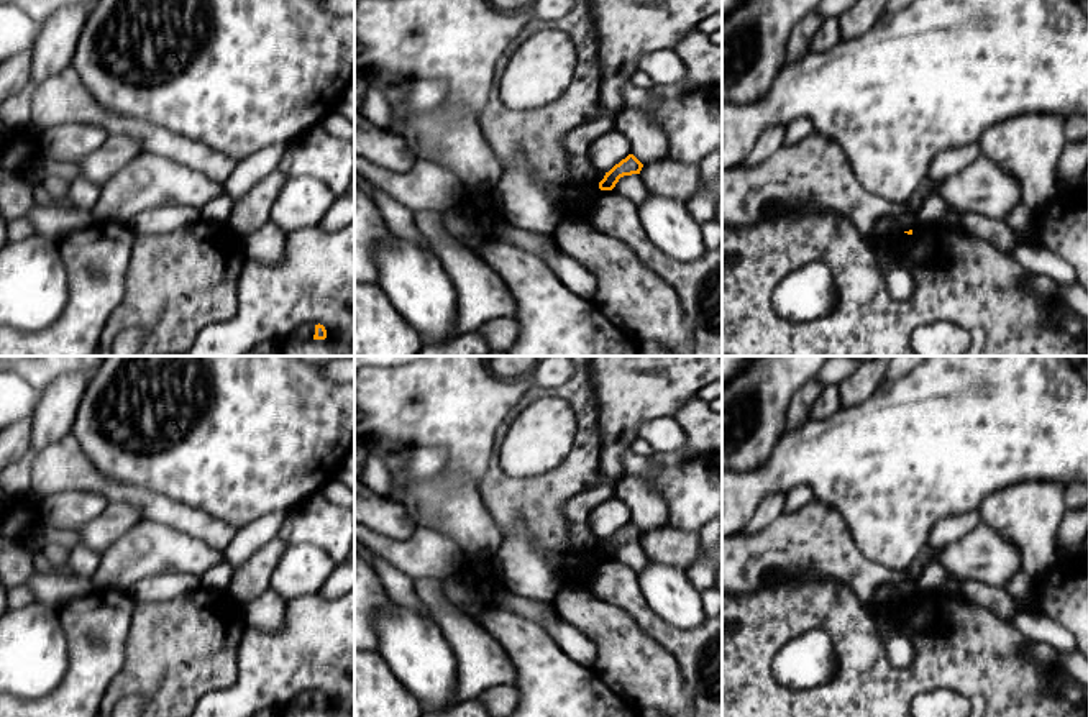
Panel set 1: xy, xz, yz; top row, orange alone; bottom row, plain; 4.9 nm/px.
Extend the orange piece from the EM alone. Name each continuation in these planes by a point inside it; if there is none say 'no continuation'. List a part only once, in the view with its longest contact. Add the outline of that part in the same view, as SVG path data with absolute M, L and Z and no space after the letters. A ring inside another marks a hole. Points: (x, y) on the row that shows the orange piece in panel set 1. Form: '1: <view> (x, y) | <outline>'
no continuation

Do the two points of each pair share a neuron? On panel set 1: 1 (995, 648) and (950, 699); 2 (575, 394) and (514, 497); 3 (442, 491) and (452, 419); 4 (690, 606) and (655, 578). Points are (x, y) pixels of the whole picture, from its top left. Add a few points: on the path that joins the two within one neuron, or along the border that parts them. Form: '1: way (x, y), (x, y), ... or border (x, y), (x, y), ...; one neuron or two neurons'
1: border (919, 691), (954, 688), (967, 699); two neurons
2: way (586, 427), (585, 455), (547, 493); one neuron
3: border (443, 470), (465, 473), (478, 486); two neurons
4: way (681, 604), (663, 586); one neuron

